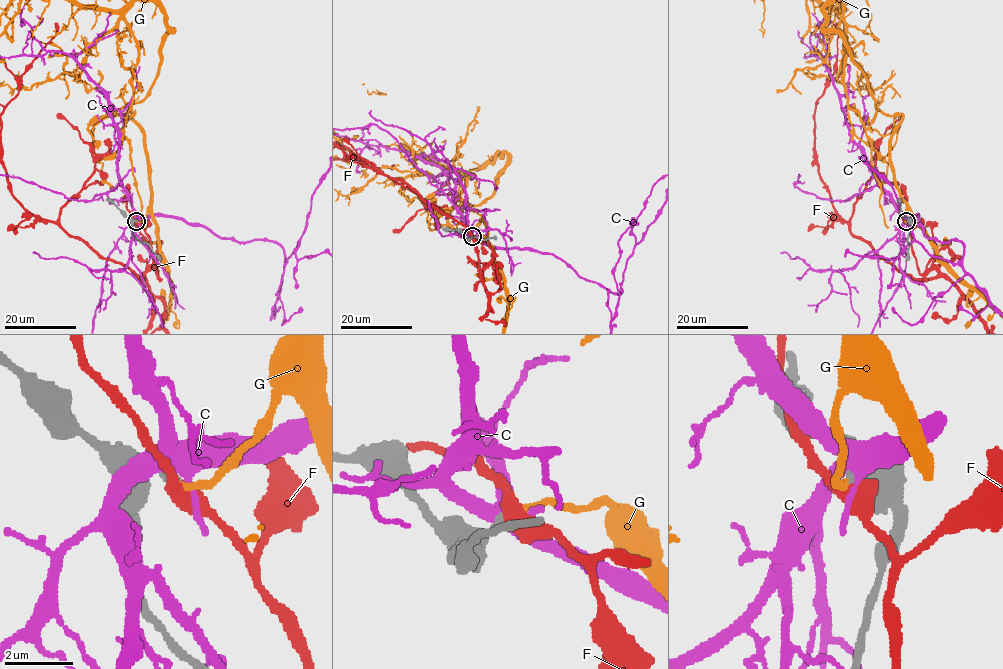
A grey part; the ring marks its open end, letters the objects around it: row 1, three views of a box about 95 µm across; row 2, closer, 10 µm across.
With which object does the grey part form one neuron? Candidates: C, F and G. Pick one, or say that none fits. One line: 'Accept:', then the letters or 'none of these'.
Accept: G

